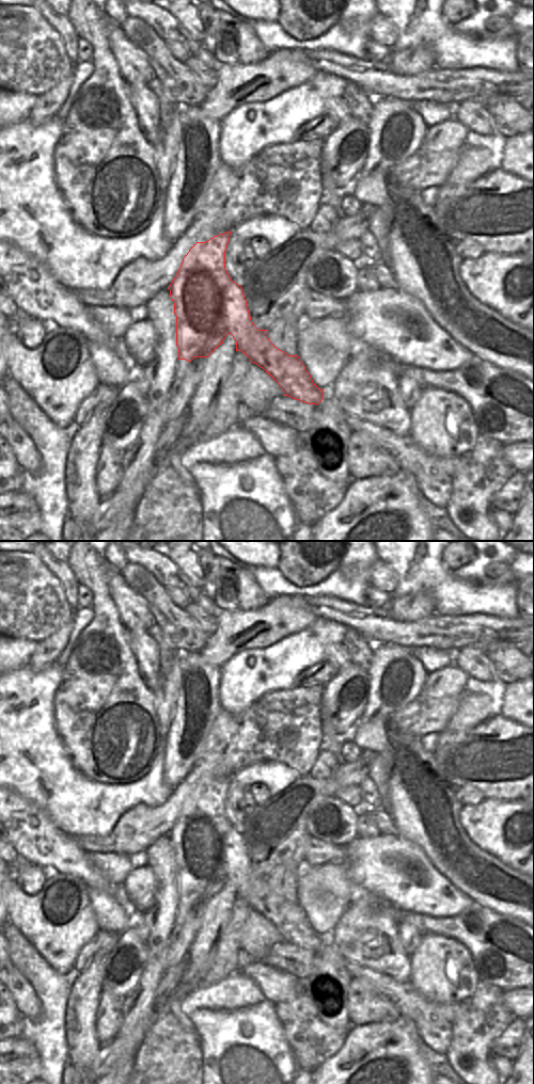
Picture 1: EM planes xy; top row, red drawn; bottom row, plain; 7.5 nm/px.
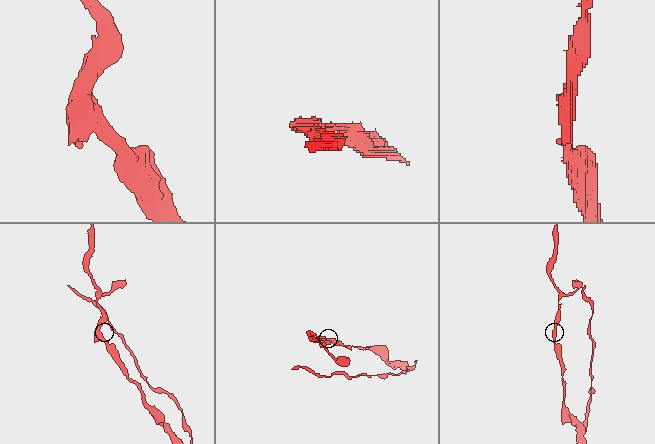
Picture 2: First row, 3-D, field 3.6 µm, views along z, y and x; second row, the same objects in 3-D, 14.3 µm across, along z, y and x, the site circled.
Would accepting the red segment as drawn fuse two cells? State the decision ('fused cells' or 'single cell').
fused cells

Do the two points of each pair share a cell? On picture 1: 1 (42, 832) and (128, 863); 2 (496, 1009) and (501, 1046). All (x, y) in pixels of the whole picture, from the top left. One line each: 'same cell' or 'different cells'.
1: different cells
2: different cells

